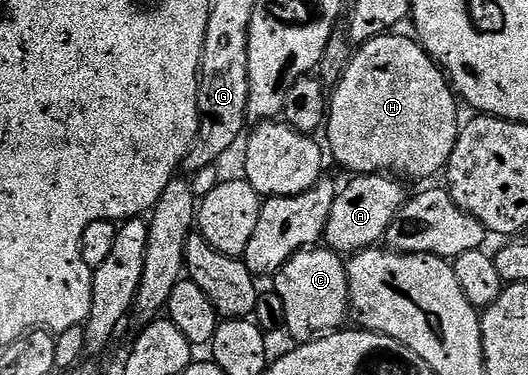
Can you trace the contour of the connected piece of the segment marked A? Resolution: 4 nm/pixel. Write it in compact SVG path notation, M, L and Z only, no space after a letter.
M362 174L351 179L348 187L336 195L334 204L328 213L323 241L327 249L341 256L351 256L361 250L371 250L376 242L387 235L394 216L404 207L406 193L395 177L387 174Z

